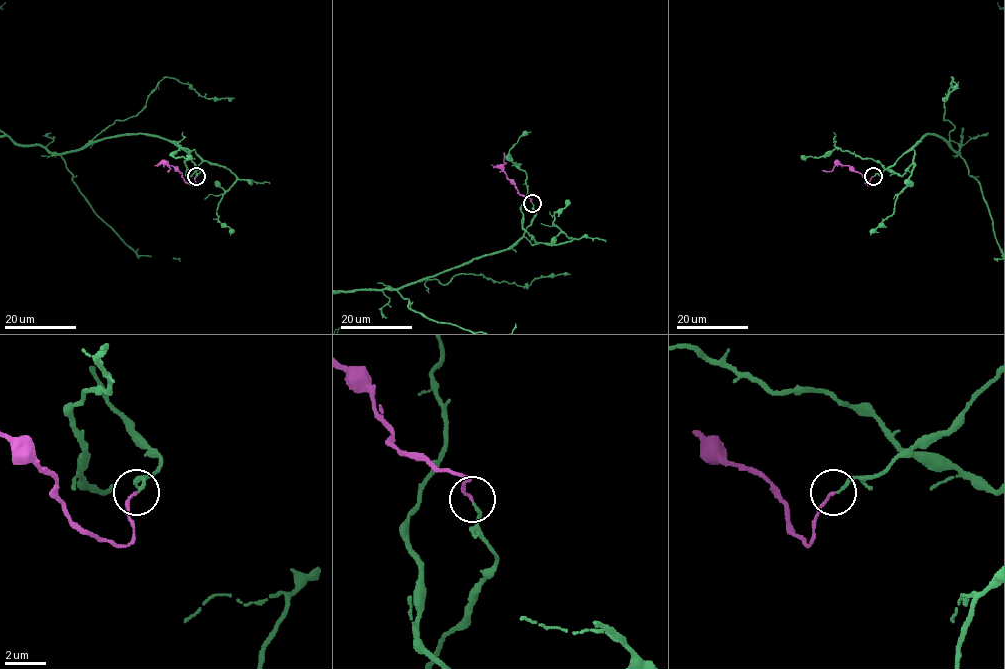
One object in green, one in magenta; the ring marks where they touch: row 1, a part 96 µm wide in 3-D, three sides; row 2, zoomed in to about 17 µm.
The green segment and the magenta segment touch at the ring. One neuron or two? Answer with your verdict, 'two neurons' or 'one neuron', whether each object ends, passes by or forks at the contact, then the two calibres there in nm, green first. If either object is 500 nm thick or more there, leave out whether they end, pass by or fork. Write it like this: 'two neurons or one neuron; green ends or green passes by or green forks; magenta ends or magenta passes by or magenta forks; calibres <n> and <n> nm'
one neuron; green ends; magenta ends; calibres 120 and 140 nm

